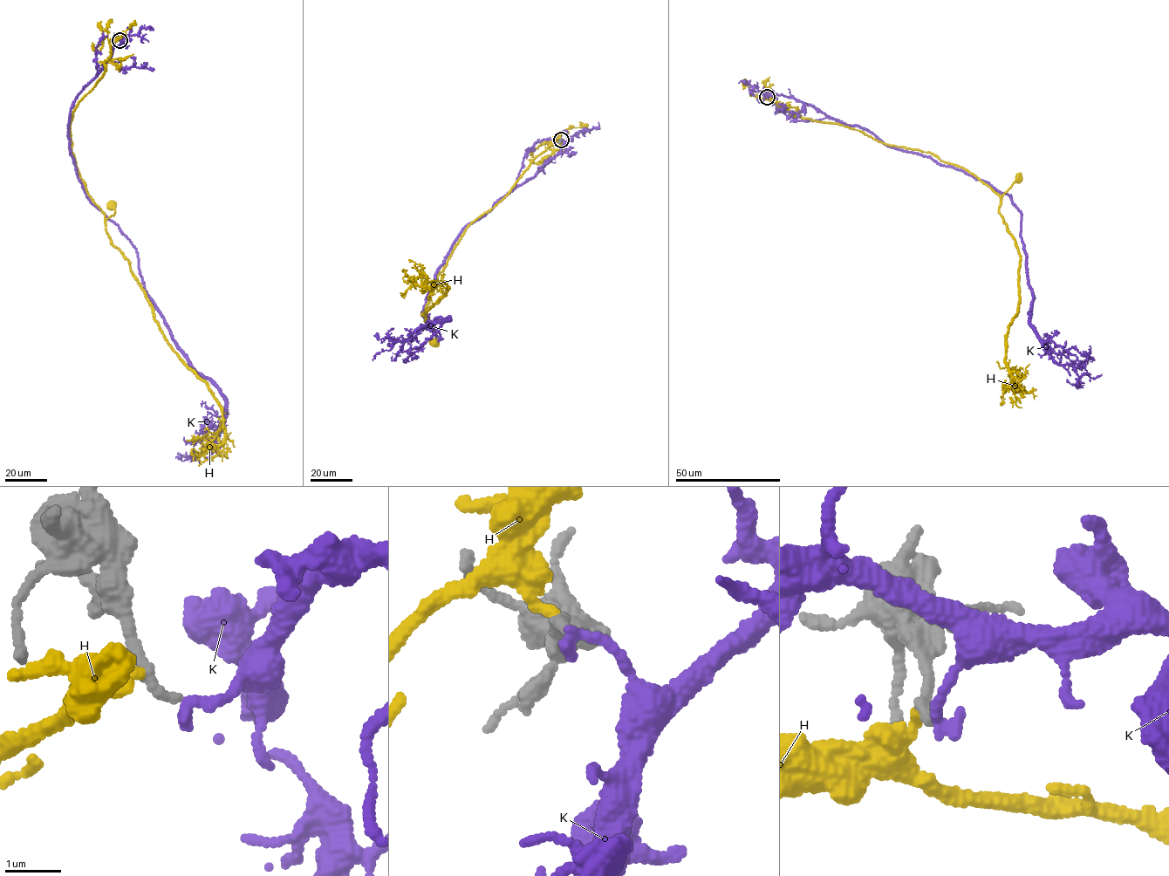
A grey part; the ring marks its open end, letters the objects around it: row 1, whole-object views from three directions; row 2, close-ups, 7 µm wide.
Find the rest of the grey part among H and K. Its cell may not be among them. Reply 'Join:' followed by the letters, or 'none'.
Join: K

